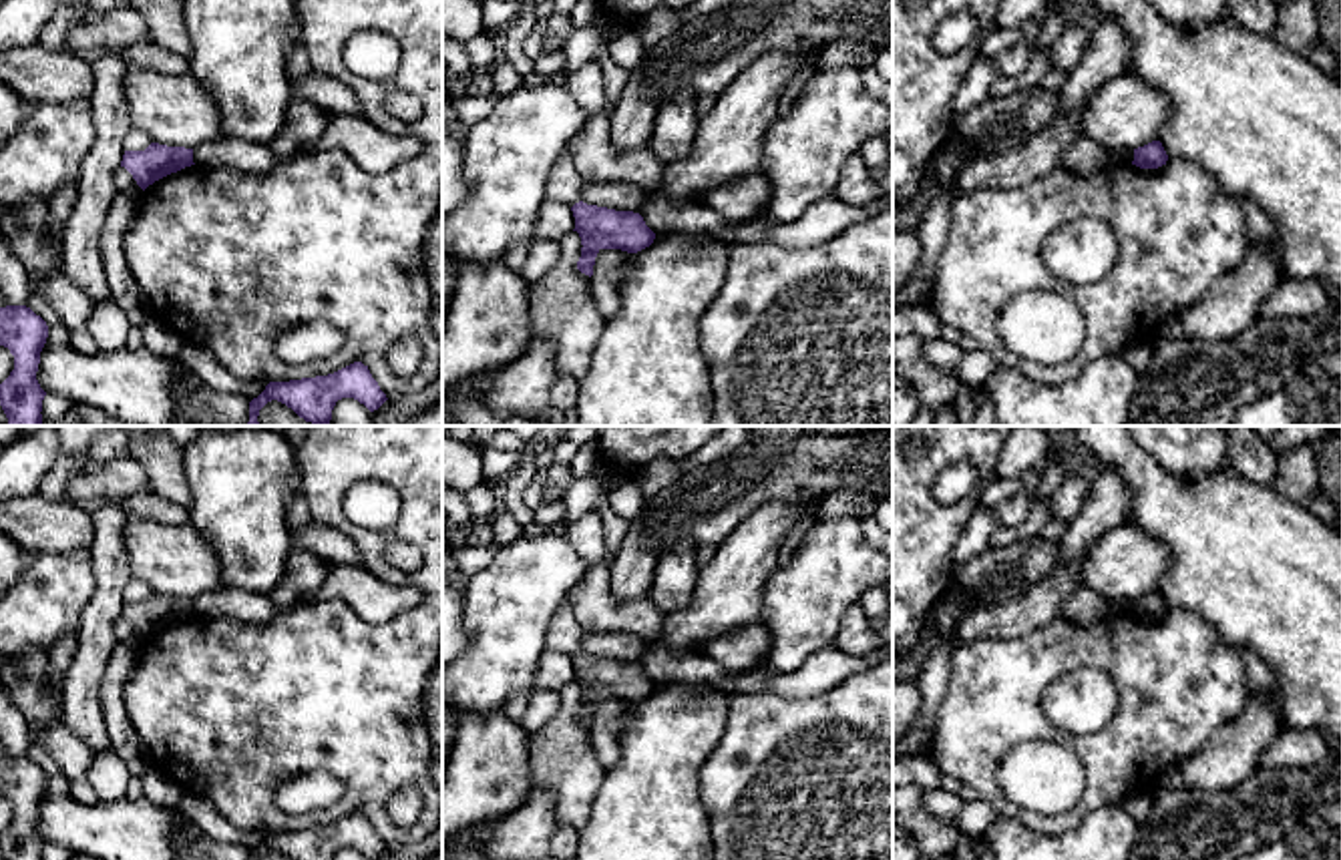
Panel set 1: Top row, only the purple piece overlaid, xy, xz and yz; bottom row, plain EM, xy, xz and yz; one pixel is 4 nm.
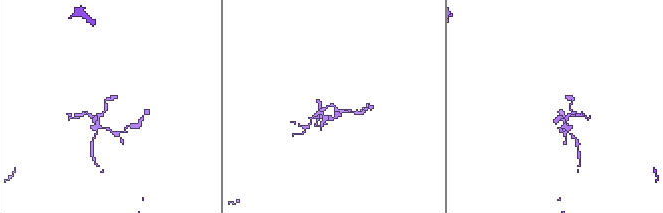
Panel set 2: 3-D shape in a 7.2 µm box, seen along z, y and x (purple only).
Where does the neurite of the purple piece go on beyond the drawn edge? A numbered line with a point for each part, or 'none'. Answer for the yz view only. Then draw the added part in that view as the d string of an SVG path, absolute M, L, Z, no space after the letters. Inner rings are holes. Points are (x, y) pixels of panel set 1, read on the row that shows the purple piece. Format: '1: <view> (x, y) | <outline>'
none

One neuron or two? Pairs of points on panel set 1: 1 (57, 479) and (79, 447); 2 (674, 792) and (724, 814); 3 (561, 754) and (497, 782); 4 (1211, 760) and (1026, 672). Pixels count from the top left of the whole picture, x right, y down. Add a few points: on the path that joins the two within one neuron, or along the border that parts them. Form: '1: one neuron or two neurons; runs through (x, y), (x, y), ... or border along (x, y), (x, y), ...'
1: one neuron; runs through (63, 471), (73, 455)
2: two neurons; border along (706, 758), (700, 770), (700, 804), (712, 838)
3: two neurons; border along (529, 734), (529, 780), (533, 786)
4: two neurons; border along (1231, 720), (1161, 780)

